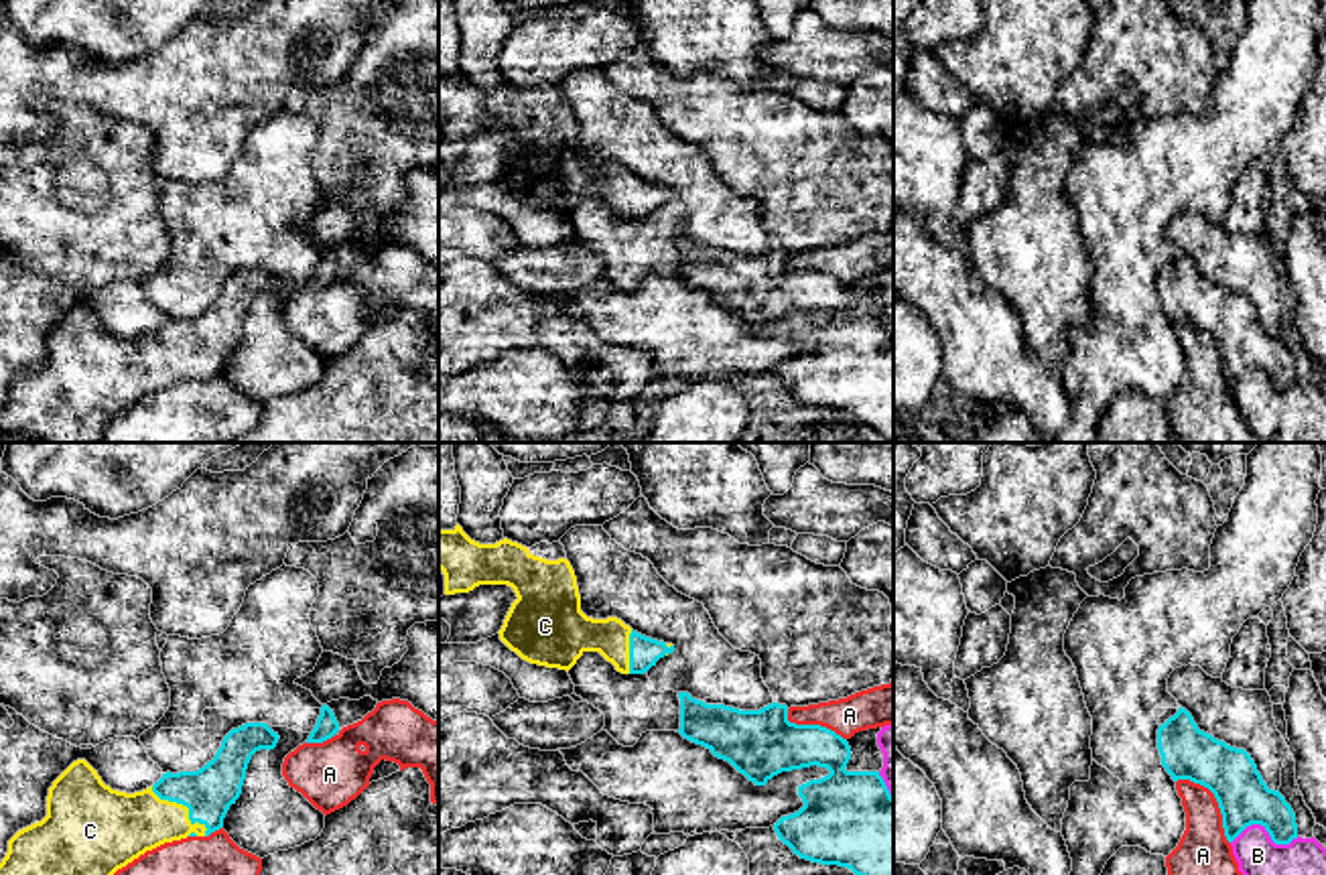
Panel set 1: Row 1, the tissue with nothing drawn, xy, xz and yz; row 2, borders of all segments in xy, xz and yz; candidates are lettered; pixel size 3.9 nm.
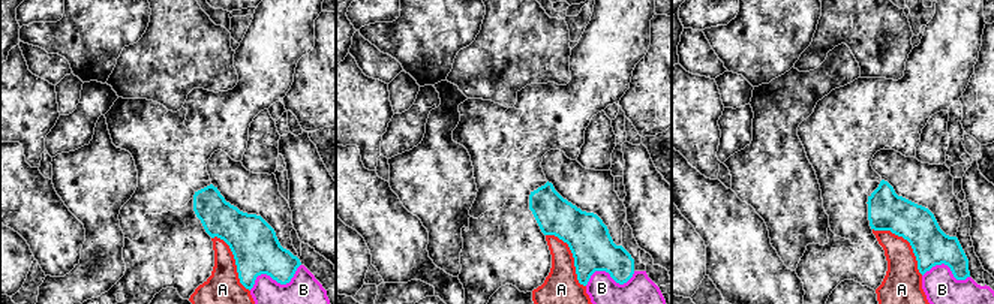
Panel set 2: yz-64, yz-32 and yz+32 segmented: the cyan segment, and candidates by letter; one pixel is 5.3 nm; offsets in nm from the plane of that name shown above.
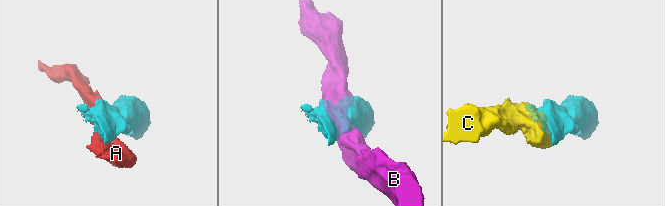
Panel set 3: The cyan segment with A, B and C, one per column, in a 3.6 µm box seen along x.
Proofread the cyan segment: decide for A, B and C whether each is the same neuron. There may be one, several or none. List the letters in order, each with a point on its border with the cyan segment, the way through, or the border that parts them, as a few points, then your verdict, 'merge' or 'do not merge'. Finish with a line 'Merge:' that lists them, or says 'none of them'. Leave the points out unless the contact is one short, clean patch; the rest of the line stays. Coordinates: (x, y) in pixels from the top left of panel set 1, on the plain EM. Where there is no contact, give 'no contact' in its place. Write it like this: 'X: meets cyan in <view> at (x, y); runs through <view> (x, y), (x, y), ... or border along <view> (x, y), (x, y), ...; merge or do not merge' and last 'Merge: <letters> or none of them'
A: meets cyan in yz at (1217, 346); do not merge
B: meets cyan in yz at (1266, 374); do not merge
C: meets cyan in xy at (185, 350); merge
Merge: C

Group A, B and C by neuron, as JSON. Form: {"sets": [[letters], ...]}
{"sets": [["A"], ["B"], ["C"]]}

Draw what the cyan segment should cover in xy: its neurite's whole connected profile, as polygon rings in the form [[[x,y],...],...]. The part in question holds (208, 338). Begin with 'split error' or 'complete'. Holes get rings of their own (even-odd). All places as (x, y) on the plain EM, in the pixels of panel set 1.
split error; [[[246,268],[223,282],[215,302],[201,315],[167,317],[154,331],[134,339],[106,331],[85,305],[73,307],[49,333],[47,361],[8,386],[0,432],[26,432],[43,443],[97,443],[118,414],[146,396],[219,376],[242,339],[252,300],[274,294],[278,284],[266,268]]]

